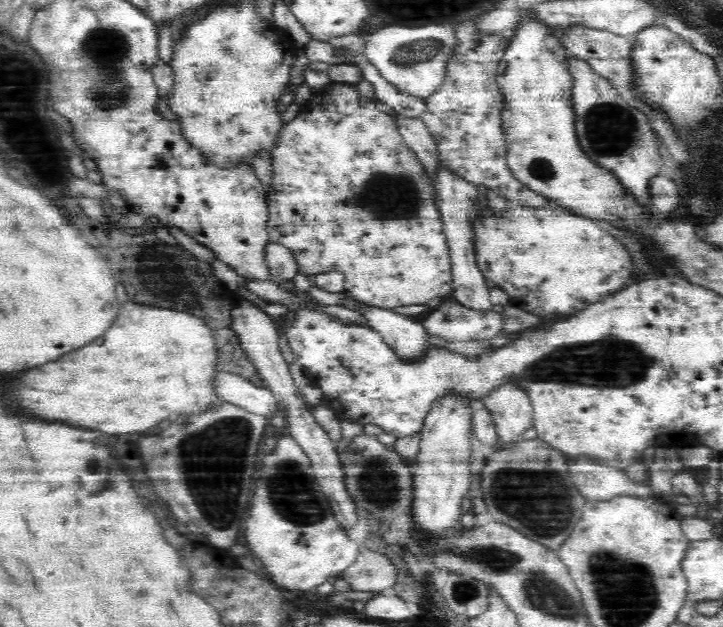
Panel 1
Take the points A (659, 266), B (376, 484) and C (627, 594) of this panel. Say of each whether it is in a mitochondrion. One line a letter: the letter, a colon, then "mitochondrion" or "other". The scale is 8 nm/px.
A: other
B: mitochondrion
C: mitochondrion

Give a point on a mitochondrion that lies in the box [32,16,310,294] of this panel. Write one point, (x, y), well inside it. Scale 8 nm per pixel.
(114, 40)

